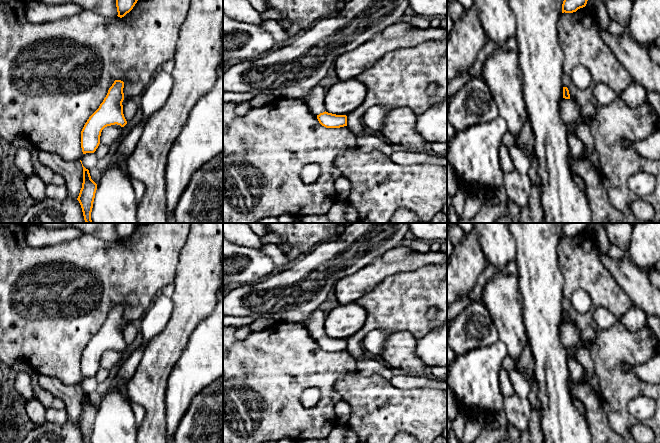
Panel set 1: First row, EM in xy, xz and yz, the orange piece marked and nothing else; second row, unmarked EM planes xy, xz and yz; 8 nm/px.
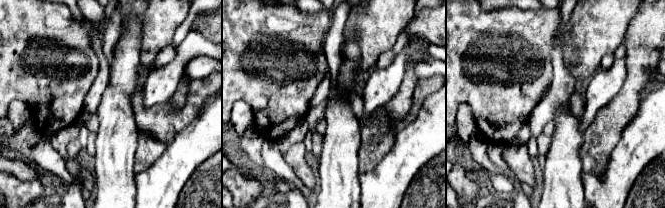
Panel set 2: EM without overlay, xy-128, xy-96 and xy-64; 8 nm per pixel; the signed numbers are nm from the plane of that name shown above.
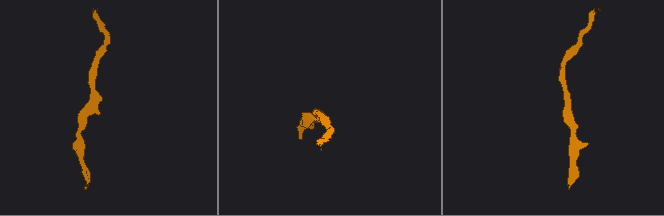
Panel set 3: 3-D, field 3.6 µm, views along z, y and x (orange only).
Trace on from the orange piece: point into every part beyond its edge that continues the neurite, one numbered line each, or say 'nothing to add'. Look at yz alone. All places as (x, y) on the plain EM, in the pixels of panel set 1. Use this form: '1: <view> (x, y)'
nothing to add

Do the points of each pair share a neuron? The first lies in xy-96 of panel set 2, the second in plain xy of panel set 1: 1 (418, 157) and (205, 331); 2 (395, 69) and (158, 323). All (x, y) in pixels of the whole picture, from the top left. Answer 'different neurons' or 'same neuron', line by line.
1: same neuron
2: same neuron

